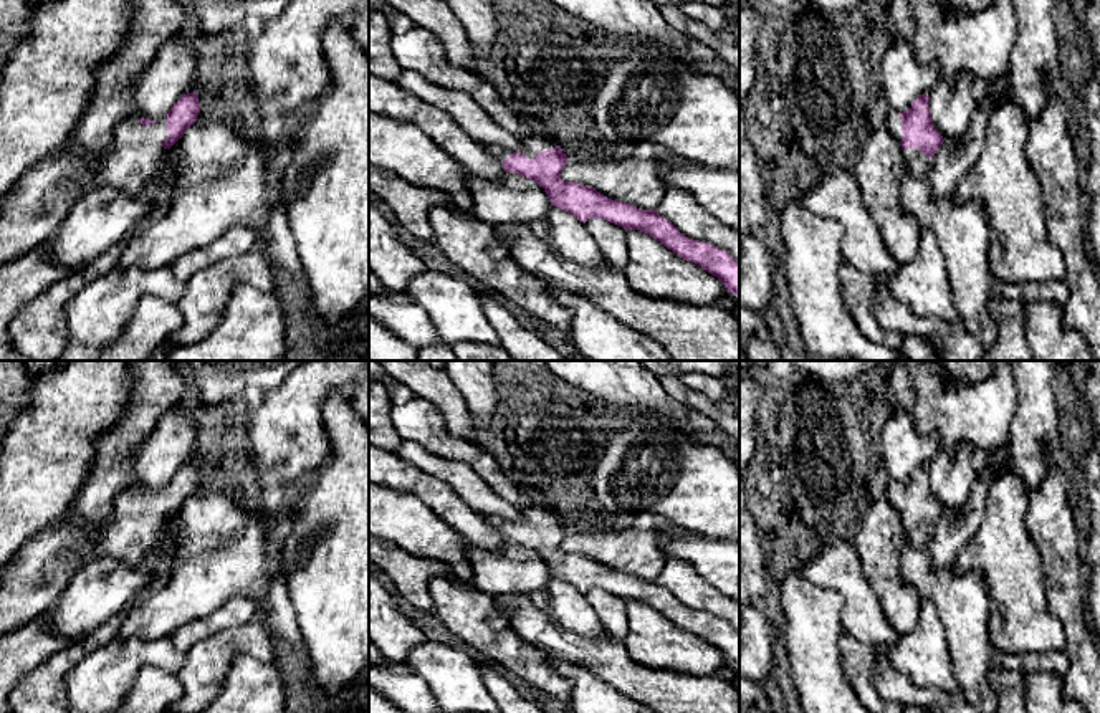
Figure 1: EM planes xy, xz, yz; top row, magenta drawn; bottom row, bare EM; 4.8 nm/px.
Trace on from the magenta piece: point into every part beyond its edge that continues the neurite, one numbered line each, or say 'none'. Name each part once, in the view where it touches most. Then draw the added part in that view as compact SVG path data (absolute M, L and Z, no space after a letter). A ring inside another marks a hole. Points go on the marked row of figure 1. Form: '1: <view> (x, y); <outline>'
1: xz (531, 144); M523 136L521 149L511 151L498 146L485 146L485 149L496 159L506 160L513 152L523 152L528 159L534 159L538 152L554 149L557 144L546 137Z

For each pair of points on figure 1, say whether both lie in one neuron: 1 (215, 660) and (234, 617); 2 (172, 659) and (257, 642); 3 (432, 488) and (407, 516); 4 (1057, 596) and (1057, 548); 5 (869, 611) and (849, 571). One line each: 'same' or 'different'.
1: different
2: different
3: different
4: same
5: same

